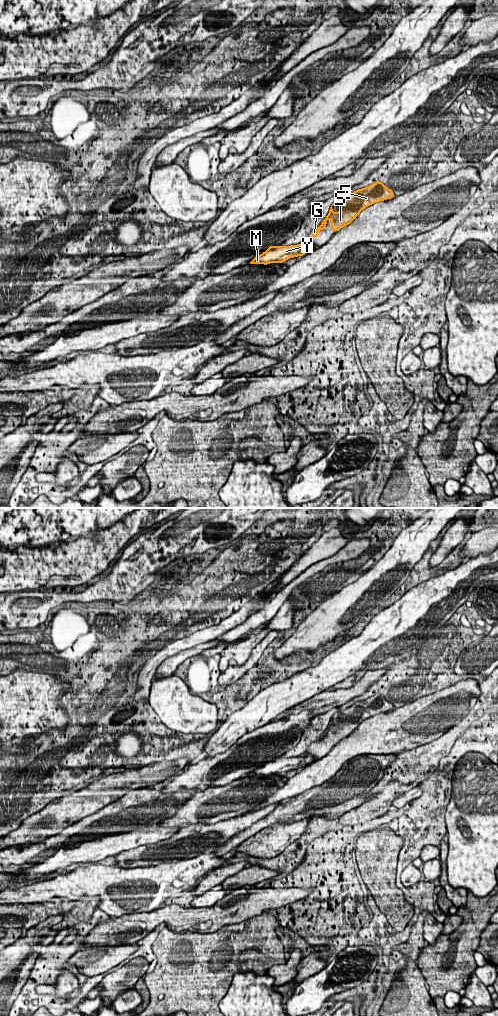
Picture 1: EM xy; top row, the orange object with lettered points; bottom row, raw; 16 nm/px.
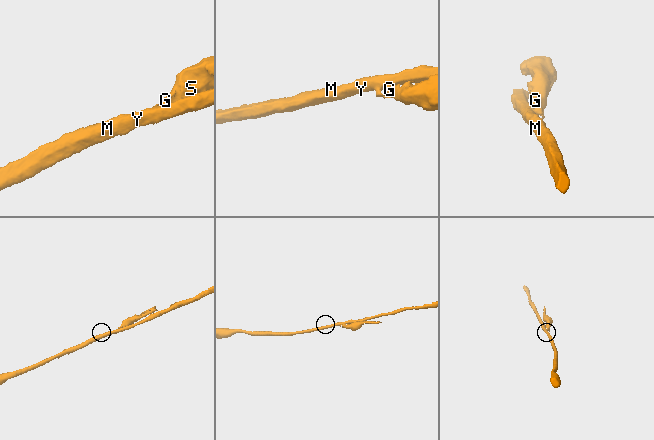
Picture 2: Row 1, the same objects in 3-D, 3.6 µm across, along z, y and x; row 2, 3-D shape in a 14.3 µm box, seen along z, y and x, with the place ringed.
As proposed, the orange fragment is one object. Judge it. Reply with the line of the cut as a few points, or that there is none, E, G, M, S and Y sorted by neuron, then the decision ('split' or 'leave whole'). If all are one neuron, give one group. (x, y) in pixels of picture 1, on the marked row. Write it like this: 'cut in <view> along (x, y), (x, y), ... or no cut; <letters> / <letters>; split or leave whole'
cut in xy along (307, 243), (301, 244); E G S / M Y; split

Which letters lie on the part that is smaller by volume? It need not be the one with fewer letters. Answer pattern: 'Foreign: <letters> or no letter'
Foreign: E, G, S

